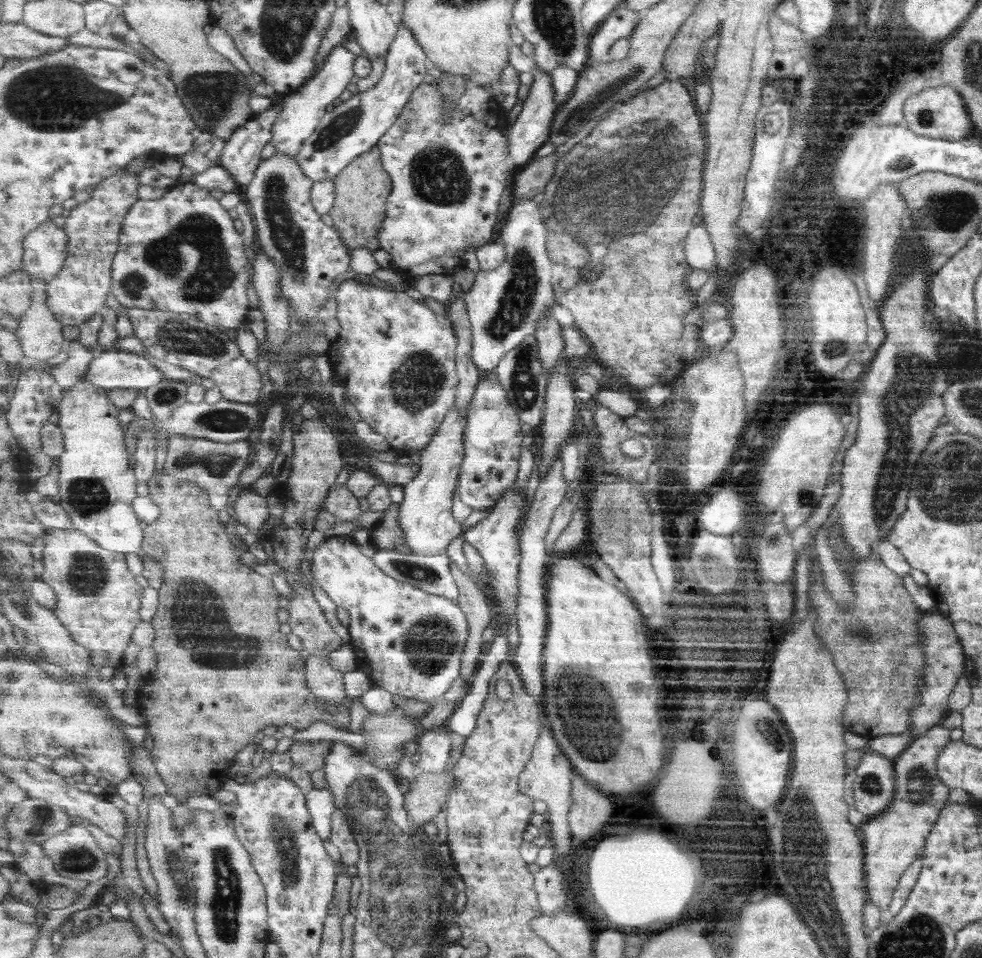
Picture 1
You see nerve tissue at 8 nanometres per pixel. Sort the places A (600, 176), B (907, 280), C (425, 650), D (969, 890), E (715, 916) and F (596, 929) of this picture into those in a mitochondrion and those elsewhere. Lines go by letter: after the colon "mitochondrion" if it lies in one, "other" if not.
A: mitochondrion
B: mitochondrion
C: mitochondrion
D: other
E: other
F: other

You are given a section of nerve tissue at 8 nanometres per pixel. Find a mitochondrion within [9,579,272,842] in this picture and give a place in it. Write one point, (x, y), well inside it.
(39, 820)

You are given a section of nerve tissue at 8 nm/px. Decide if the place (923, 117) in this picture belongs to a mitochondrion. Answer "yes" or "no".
yes

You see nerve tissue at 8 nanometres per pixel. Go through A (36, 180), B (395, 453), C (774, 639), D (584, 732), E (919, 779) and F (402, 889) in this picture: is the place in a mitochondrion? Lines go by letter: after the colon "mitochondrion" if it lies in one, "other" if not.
A: other
B: other
C: other
D: mitochondrion
E: mitochondrion
F: mitochondrion

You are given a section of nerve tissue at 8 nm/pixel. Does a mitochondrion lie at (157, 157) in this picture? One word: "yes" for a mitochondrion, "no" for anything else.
no

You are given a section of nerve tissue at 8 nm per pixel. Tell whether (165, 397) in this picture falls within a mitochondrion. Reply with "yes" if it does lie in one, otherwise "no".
yes

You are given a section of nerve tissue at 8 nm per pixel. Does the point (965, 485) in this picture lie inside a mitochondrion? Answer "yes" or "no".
yes

